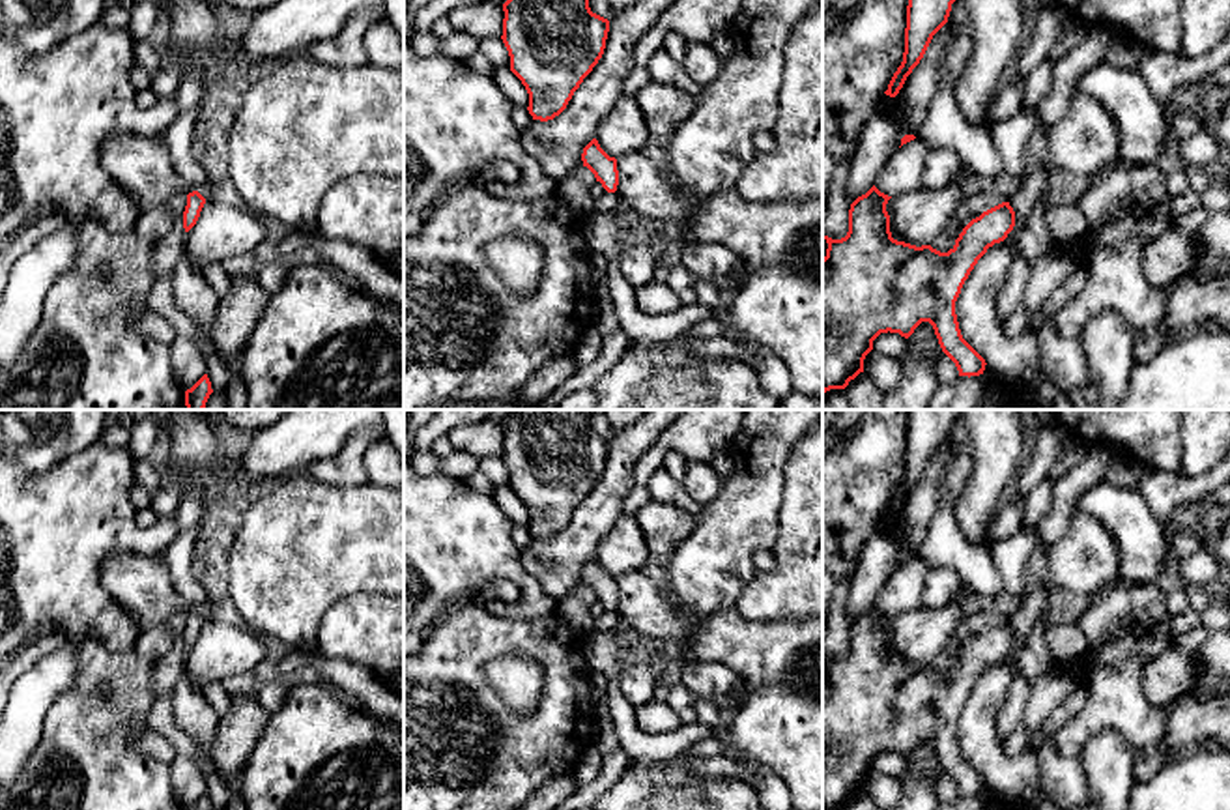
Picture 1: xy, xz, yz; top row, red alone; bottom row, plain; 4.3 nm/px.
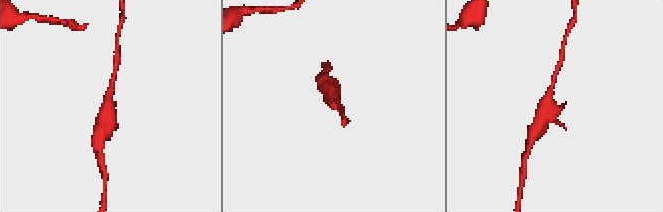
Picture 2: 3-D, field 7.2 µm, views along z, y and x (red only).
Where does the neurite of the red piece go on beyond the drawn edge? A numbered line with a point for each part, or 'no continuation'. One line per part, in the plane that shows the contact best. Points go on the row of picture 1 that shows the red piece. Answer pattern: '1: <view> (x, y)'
no continuation

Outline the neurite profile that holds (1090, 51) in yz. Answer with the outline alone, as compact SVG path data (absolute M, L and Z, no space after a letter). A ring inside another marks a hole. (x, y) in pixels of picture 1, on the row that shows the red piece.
M1088 26L1086 37L1066 56L1058 58L1052 69L1052 84L1037 105L1037 122L1034 131L1047 133L1060 120L1073 95L1079 79L1092 67L1105 62L1112 32L1103 26Z

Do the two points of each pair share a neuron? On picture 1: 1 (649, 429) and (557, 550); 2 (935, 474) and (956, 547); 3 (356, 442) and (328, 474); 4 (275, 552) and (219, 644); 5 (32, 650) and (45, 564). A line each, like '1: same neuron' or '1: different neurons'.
1: same neuron
2: different neurons
3: same neuron
4: different neurons
5: different neurons

